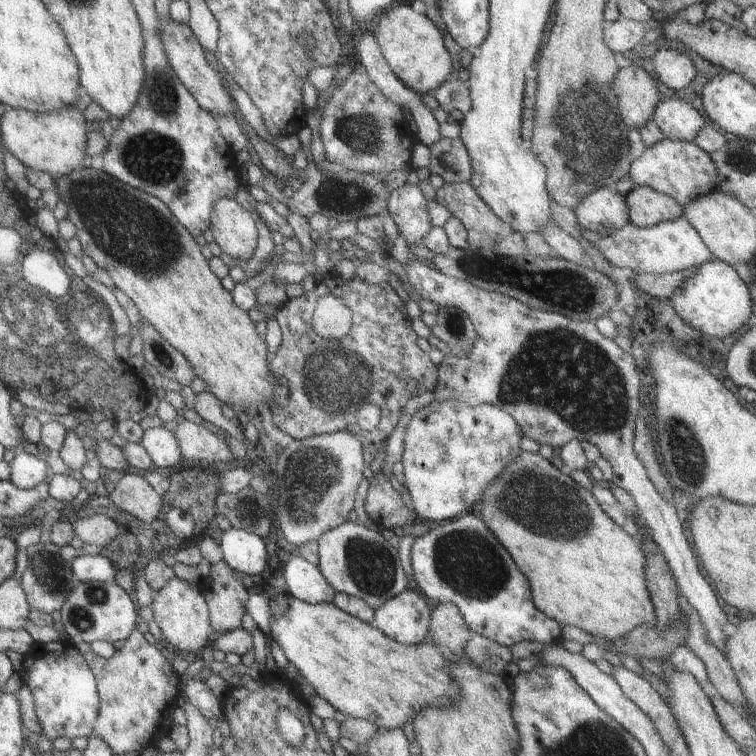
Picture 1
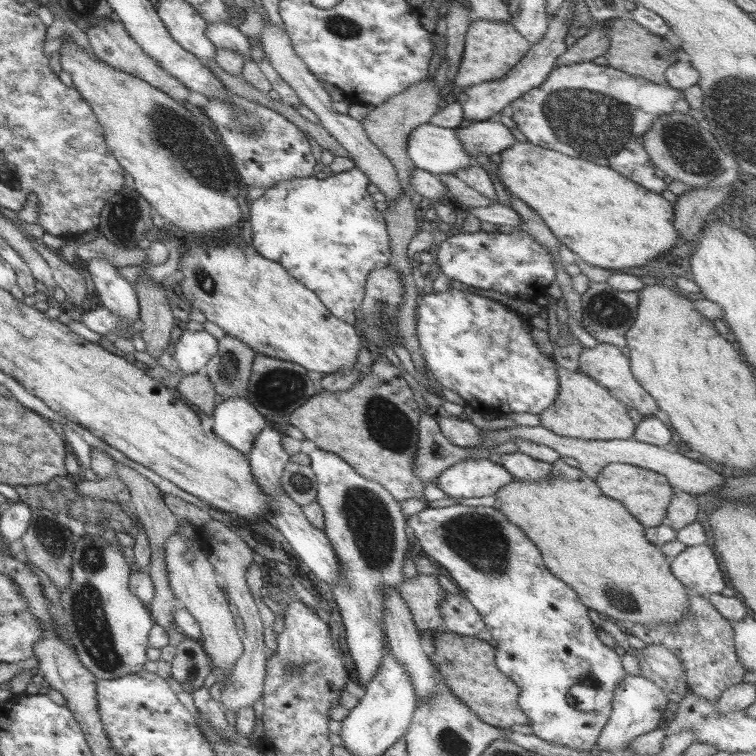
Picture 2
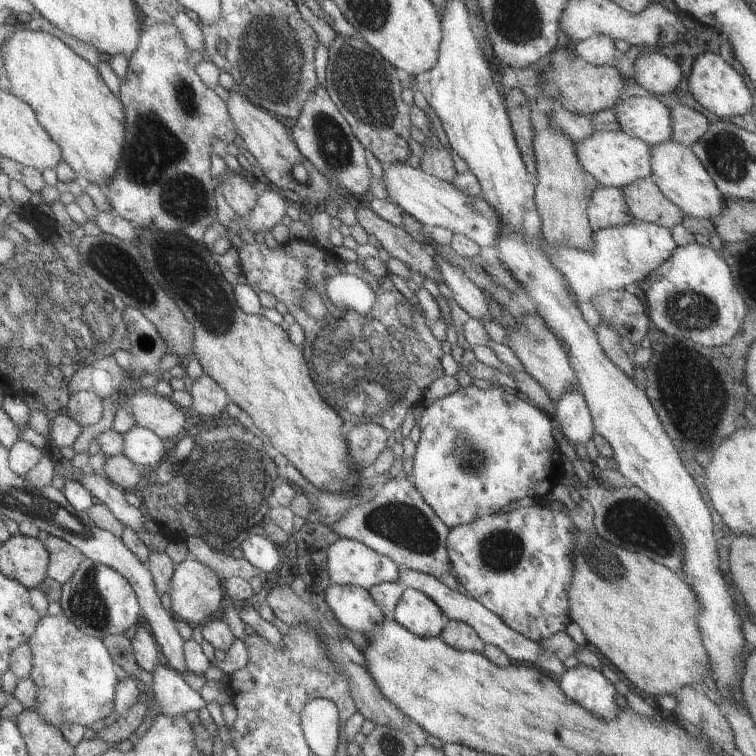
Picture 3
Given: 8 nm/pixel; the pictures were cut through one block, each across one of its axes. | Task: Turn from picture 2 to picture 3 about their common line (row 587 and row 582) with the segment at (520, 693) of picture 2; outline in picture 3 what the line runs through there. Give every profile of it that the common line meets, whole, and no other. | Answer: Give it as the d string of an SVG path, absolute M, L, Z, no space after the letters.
M542 502L477 518L449 529L444 541L449 573L457 581L459 592L496 615L509 629L531 641L544 642L549 636L565 631L570 622L565 592L572 570L569 550L574 542L573 527L564 509Z

